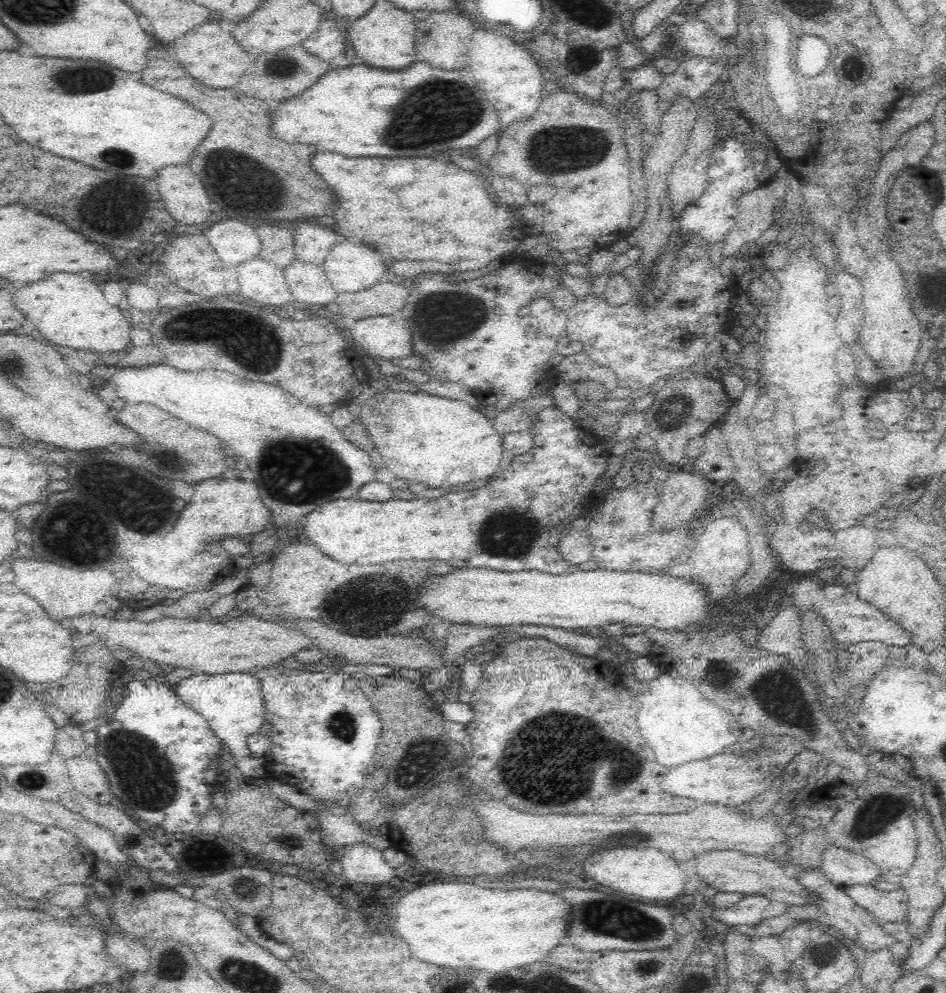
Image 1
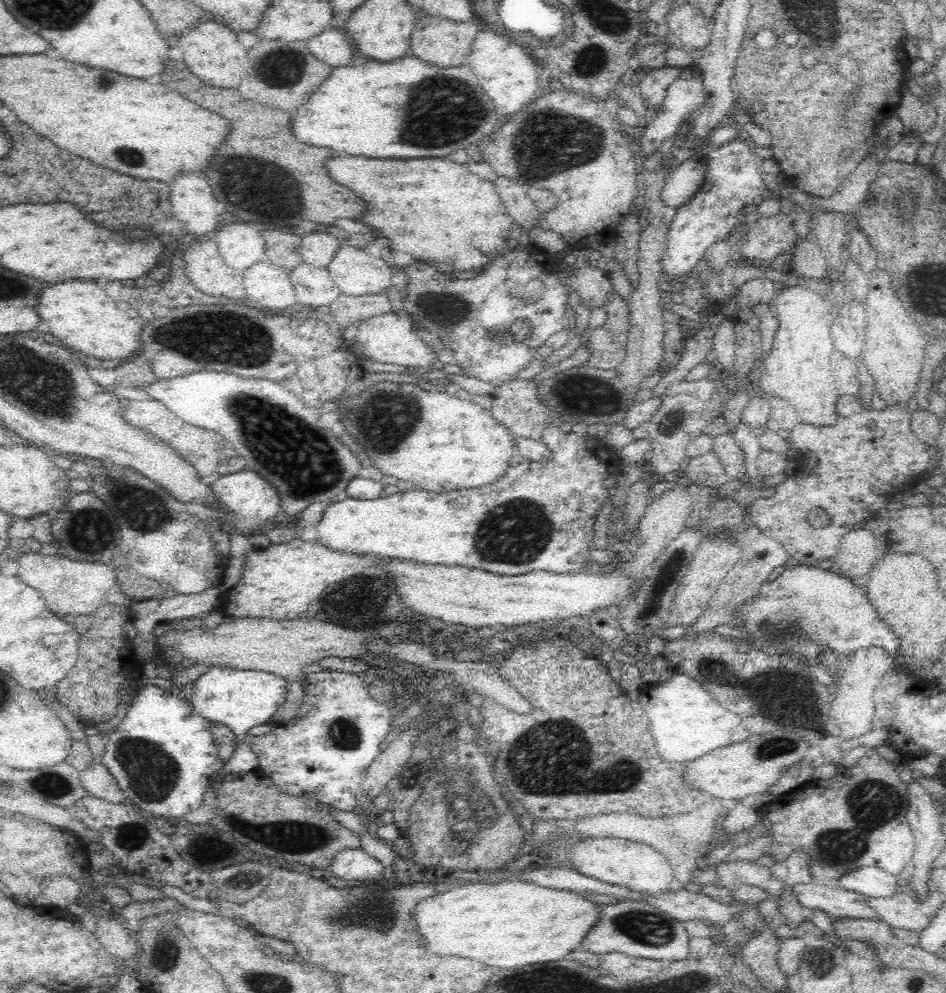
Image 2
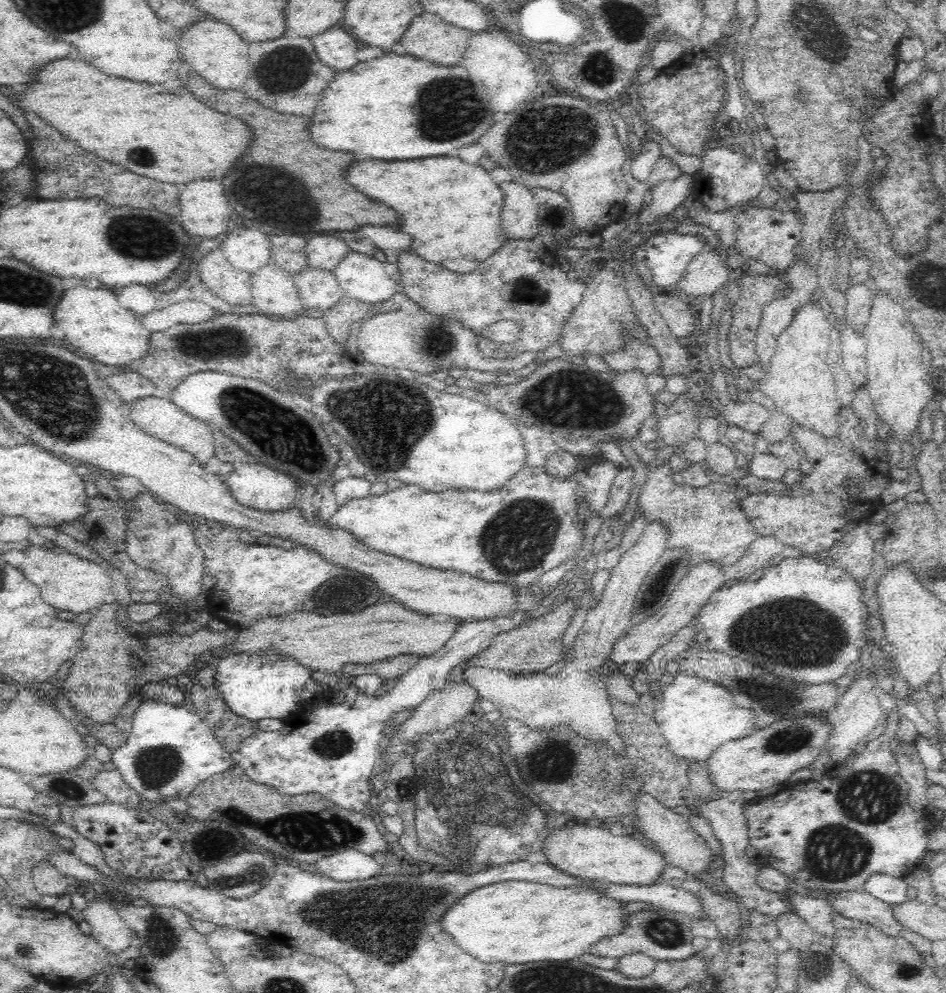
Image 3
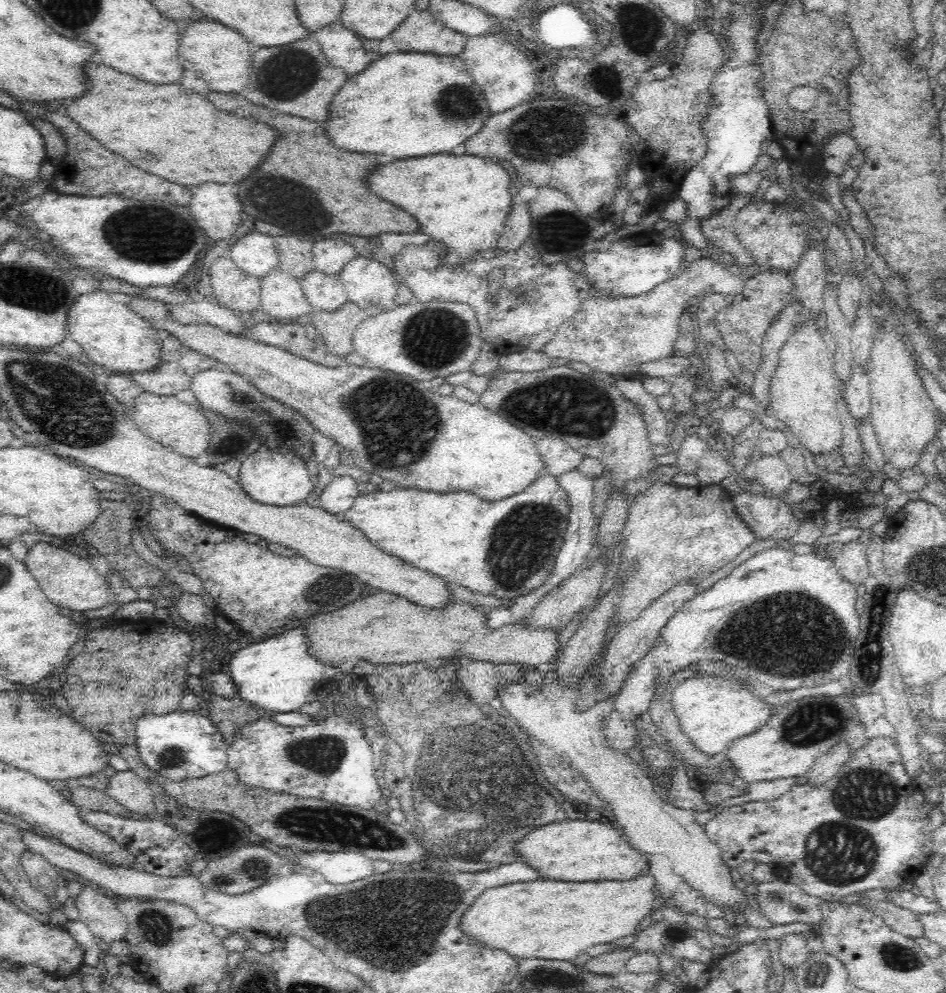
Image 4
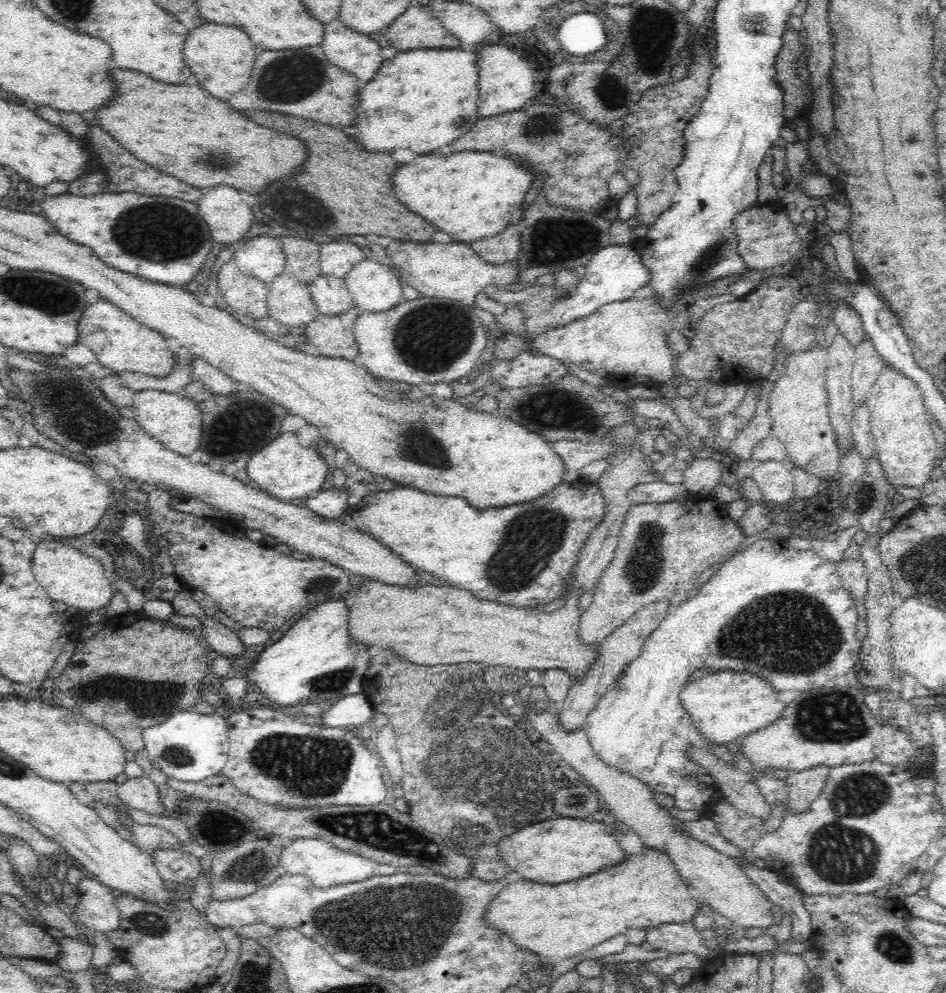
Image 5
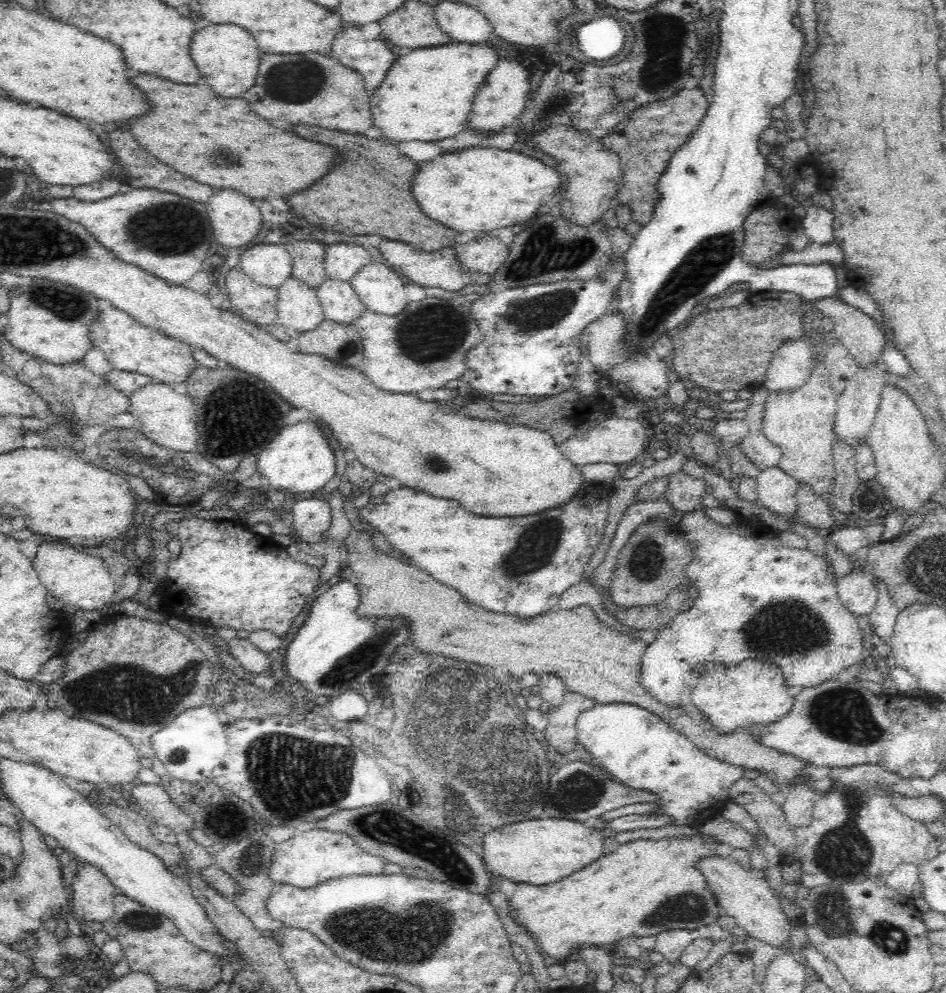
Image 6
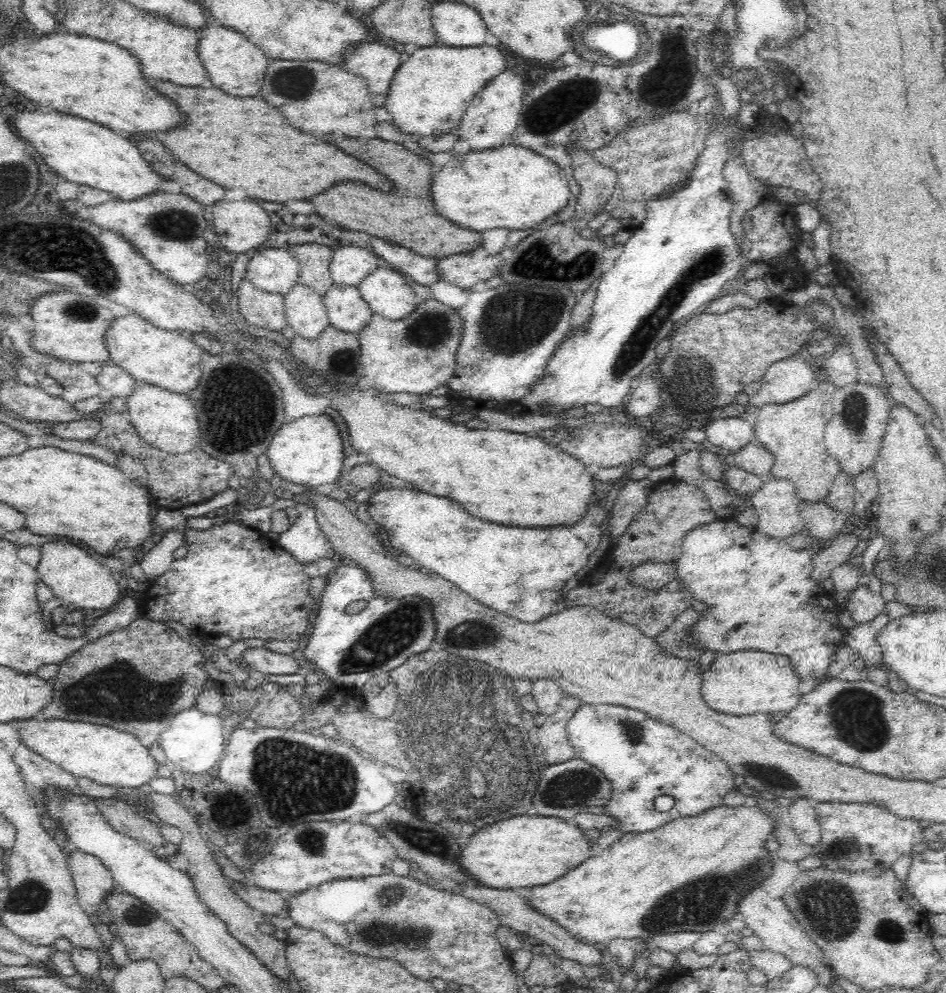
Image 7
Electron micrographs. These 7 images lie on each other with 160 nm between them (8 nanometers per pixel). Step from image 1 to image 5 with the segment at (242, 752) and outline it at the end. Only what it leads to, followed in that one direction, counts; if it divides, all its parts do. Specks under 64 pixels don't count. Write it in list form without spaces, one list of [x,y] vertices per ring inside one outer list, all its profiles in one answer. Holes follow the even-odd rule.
[[[340,600],[320,603],[308,611],[296,624],[286,632],[274,644],[264,648],[258,653],[256,662],[246,668],[245,680],[249,684],[255,684],[263,697],[270,701],[270,706],[283,710],[286,706],[298,704],[298,702],[309,701],[310,704],[319,704],[324,702],[336,702],[351,694],[360,694],[363,692],[363,679],[368,669],[368,662],[371,658],[366,646],[351,644],[348,637],[348,614],[346,600]]]

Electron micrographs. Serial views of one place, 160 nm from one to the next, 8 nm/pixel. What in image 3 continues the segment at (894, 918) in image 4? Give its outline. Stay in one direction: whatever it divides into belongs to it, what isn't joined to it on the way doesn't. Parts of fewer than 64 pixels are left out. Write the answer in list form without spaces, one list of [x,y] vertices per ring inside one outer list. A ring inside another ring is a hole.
[[[807,888],[810,894],[804,896],[824,899],[836,913],[857,922],[866,922],[888,936],[897,937],[903,927],[894,919],[890,905],[882,900],[874,898],[863,890],[825,890],[825,888]],[[814,892],[820,892],[820,896],[813,896]]]

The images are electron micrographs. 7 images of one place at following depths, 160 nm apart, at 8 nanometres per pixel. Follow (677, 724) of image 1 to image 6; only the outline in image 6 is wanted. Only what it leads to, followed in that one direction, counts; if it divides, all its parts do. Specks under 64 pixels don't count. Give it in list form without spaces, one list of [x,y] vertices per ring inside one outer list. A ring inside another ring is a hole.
[[[746,660],[736,664],[711,666],[699,672],[698,684],[690,690],[690,708],[704,715],[711,728],[730,734],[754,724],[771,725],[783,718],[793,706],[782,672],[770,662]]]

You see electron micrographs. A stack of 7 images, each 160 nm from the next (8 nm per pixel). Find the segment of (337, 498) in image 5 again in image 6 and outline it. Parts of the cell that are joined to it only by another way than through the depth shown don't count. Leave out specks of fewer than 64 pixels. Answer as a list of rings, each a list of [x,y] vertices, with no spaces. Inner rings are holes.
[[[310,496],[293,503],[290,517],[298,540],[316,544],[322,541],[322,534],[330,528],[332,511],[328,502]]]

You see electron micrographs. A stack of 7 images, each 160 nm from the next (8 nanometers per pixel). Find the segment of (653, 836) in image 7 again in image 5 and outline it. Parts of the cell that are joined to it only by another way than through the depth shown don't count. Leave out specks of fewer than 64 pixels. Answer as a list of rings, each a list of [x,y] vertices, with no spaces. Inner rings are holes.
[[[650,849],[645,855],[628,855],[628,858],[597,872],[560,884],[544,884],[520,879],[504,887],[486,906],[485,922],[489,928],[504,933],[516,947],[530,950],[540,957],[555,960],[572,958],[618,934],[632,929],[650,929],[669,923],[688,924],[700,915],[696,895],[687,882],[678,875],[668,855]]]

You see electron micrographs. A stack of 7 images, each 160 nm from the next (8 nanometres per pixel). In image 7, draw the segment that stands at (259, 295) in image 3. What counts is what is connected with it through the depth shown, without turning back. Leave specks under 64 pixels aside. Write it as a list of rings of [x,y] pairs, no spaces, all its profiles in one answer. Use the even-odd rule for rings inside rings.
[[[294,284],[284,298],[284,316],[296,335],[314,340],[329,325],[323,298],[306,285]]]

